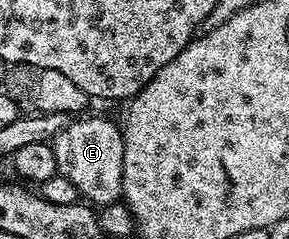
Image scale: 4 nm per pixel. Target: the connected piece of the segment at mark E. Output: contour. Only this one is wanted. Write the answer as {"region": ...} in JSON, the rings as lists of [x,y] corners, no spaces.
{"region":[[[86,116],[72,119],[65,130],[61,130],[49,141],[53,158],[57,158],[57,173],[73,182],[84,201],[95,206],[113,204],[123,194],[123,129],[116,121],[114,124],[103,116]]]}

